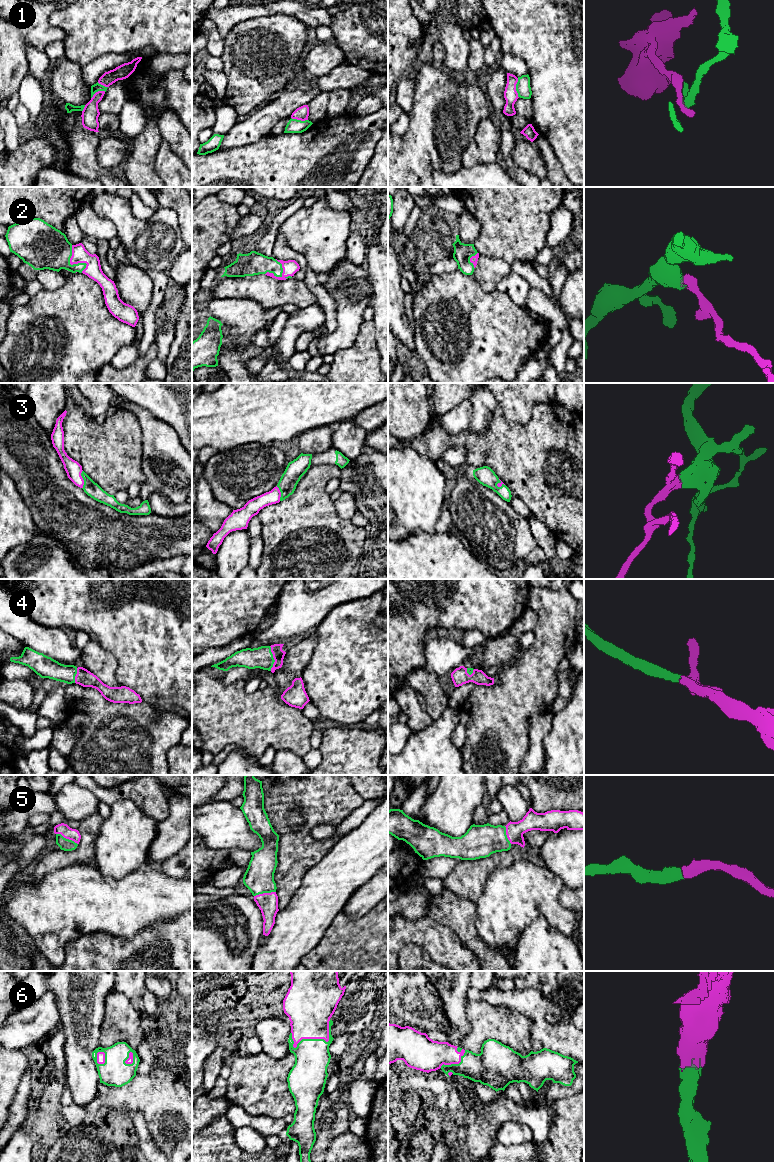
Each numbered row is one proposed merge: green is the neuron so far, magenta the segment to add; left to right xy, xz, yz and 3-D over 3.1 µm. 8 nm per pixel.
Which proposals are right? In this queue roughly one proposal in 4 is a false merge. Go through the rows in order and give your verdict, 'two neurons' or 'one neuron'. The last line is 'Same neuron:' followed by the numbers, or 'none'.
1: two neurons
2: one neuron
3: one neuron
4: one neuron
5: one neuron
6: one neuron
Same neuron: 2, 3, 4, 5, 6

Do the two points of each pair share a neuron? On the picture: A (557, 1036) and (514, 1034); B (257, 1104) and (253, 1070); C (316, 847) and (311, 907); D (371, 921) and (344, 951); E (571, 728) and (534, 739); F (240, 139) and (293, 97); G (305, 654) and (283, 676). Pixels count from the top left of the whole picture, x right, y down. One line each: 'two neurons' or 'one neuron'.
A: two neurons
B: one neuron
C: two neurons
D: one neuron
E: two neurons
F: one neuron
G: one neuron

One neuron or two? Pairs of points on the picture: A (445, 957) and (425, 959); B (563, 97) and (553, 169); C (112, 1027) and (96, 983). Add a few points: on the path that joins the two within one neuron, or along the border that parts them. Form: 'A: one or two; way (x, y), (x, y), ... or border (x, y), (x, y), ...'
A: two; border (412, 943), (421, 947), (433, 960)
B: two; border (542, 136), (551, 146), (566, 176)
C: two; border (112, 992), (106, 999), (106, 1011), (100, 1032)

